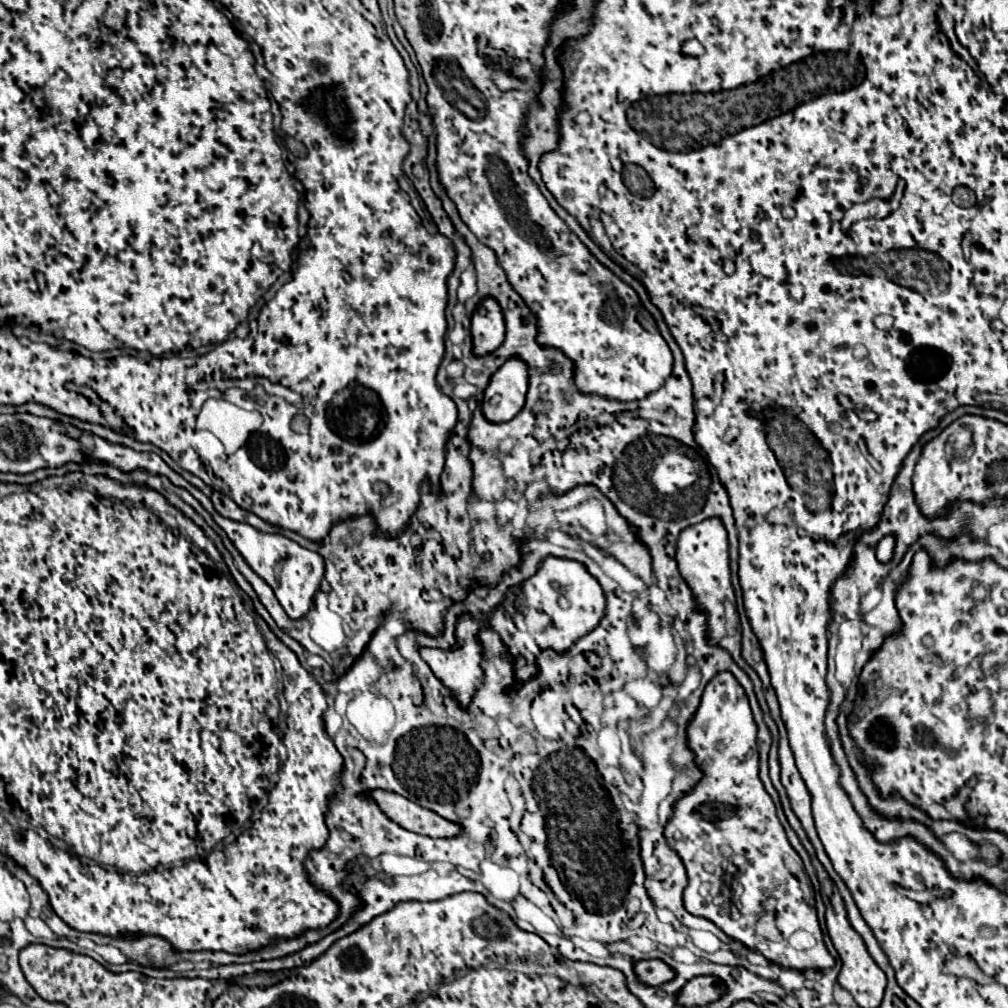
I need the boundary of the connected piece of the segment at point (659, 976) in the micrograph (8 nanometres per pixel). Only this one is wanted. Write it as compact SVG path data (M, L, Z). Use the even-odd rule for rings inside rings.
M647 959L647 961L635 961L633 963L633 971L637 975L637 979L643 985L649 987L659 987L661 983L667 983L675 977L673 969L669 965L665 965L659 959Z

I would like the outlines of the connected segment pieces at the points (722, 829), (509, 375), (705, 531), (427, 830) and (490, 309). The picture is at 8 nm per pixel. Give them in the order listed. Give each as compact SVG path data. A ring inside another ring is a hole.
M729 671L717 673L705 685L705 691L701 695L701 703L687 725L687 747L693 751L695 763L701 769L703 777L689 793L685 793L675 803L673 815L667 821L665 831L663 831L665 839L669 839L669 847L673 847L673 851L677 851L677 855L681 855L681 861L685 863L685 869L687 869L689 883L685 887L683 905L691 915L709 919L725 935L729 935L735 941L741 941L751 951L761 953L771 963L777 963L781 967L789 967L789 969L797 969L797 971L831 969L835 965L835 959L829 955L829 951L823 943L823 933L819 929L815 907L811 905L811 901L805 899L799 879L785 865L785 859L795 859L799 863L799 855L789 845L783 825L779 823L779 819L775 815L775 805L759 779L759 755L757 755L757 741L755 739L757 739L757 727L755 727L743 687L737 683L737 679ZM721 845L729 845L733 849L733 855L745 857L745 863L747 863L747 871L741 877L741 881L743 881L745 889L749 889L749 891L743 897L739 897L739 901L731 899L733 907L729 901L725 907L719 907L713 903L715 895L721 895L721 887L723 887L723 877L721 877L723 873L715 865L717 849ZM767 897L775 897L775 901L777 901L775 903L775 919L777 919L777 929L783 935L783 941L779 941L779 943L767 941L755 933L757 919L761 915L765 915L763 903Z
M509 359L499 371L493 373L489 387L485 389L481 411L491 423L505 423L513 419L527 393L527 365L521 359Z
M705 519L697 525L687 527L681 531L677 539L677 549L675 549L675 559L679 565L679 571L683 579L687 581L693 597L697 599L697 611L705 611L709 615L709 631L707 631L707 643L713 643L717 647L723 647L725 651L731 653L733 661L737 663L737 643L719 643L727 637L725 629L725 603L731 601L735 603L733 587L731 587L731 571L729 571L729 543L727 543L727 531L721 523L721 519Z
M373 789L373 791L367 791L365 797L377 803L391 821L395 821L407 831L429 835L429 837L453 837L459 833L457 823L451 823L439 817L437 813L405 799L399 793L385 791L385 789Z
M485 299L471 315L473 355L483 357L493 353L505 339L505 321L501 319L501 307L495 299Z

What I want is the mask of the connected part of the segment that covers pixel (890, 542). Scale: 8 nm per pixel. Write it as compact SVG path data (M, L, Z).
M887 535L887 537L883 537L883 539L879 541L879 545L877 545L877 559L879 559L881 563L885 563L885 561L891 559L891 555L893 555L893 545L895 545L893 535Z

